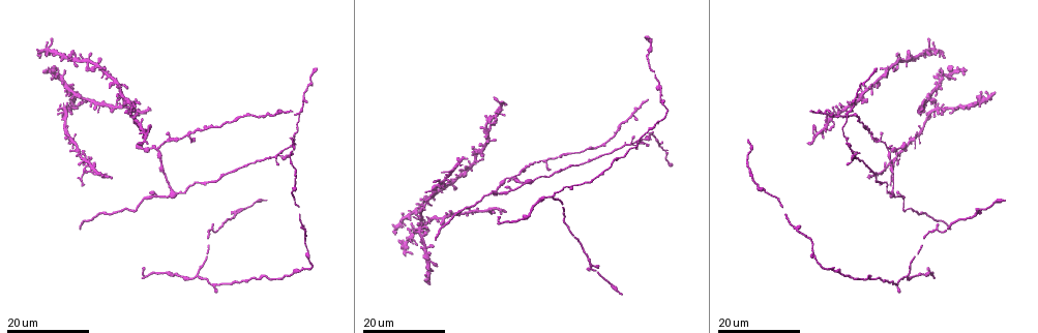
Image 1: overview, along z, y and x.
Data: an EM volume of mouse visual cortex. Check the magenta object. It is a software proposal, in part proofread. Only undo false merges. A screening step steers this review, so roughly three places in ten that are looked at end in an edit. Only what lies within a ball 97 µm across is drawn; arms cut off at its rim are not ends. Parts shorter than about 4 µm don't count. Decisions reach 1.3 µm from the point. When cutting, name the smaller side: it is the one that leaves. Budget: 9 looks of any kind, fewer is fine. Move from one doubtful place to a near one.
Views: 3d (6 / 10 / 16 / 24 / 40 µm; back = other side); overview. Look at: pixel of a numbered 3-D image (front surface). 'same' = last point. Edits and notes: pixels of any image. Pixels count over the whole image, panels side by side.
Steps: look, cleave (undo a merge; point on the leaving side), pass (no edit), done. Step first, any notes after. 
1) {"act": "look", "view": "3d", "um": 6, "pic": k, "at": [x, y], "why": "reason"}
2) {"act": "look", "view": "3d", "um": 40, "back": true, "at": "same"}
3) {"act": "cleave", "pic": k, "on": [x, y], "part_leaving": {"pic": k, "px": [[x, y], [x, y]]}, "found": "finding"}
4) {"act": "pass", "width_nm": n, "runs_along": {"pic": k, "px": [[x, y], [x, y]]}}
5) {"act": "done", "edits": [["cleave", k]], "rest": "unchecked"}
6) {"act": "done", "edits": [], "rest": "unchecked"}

{"act": "look", "view": "3d", "um": 24, "pic": 1, "at": [509, 190], "why": "side arm on a straight run"}

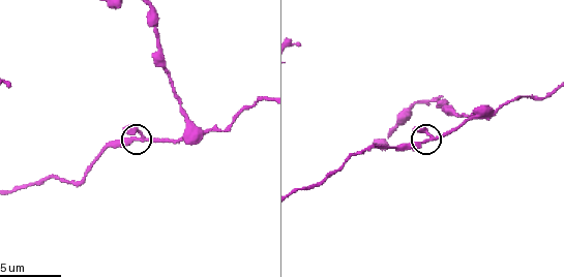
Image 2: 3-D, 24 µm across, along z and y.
{"act": "look", "view": "3d", "um": 10, "pic": 2, "at": [427, 142], "why": "zoom in"}

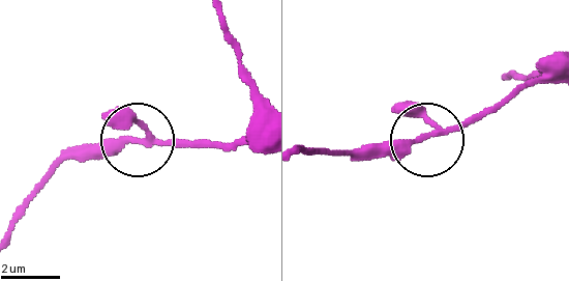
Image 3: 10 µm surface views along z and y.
{"act": "look", "view": "3d", "um": 10, "back": true, "pic": 3, "at": [132, 140], "why": "other side"}

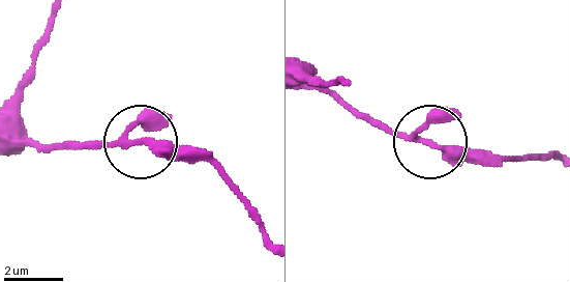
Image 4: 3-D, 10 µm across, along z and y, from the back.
{"act": "pass", "width_nm": 220, "runs_along": {"pic": 4, "px": [[53, 21], [21, 102], [28, 137], [211, 154]]}, "found": "all the same cell"}

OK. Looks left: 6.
{"act": "look", "view": "3d", "um": 24, "pic": 1, "at": [848, 112], "why": "three arms meet"}

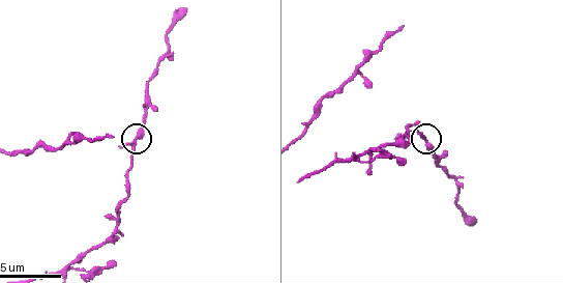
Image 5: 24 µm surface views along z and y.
{"act": "look", "view": "3d", "um": 6, "pic": 5, "at": [134, 145]}

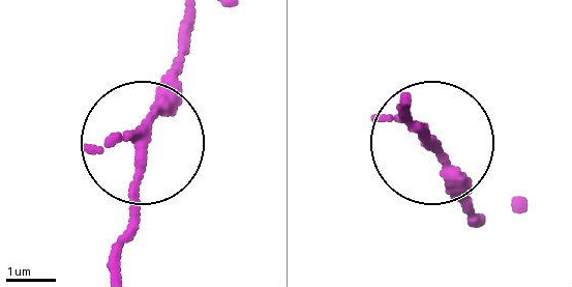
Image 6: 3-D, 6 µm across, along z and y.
{"act": "pass", "width_nm": 160, "runs_along": {"pic": 6, "px": [[116, 260], [141, 198], [157, 87], [186, 54]]}, "found": "one cell here"}

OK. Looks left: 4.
{"act": "look", "view": "3d", "um": 6, "pic": 5, "at": [67, 268], "why": "four-way junction"}

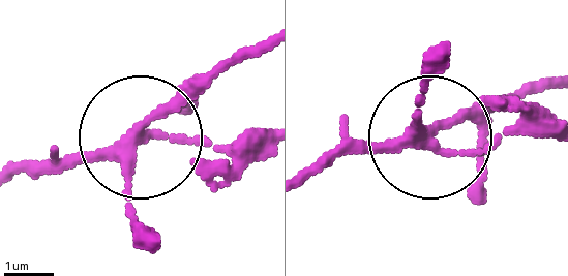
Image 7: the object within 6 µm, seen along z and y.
{"act": "look", "view": "3d", "um": 6, "back": true, "pic": 7, "at": [136, 138]}

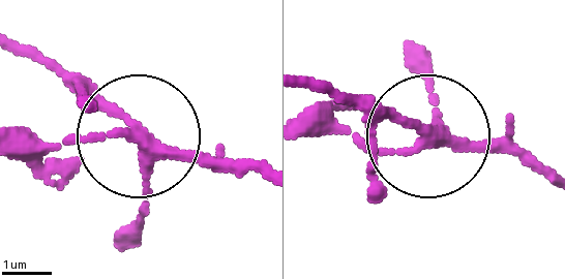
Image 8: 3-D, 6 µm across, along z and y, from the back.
{"act": "pass", "width_nm": 250, "runs_along": {"pic": 8, "px": [[556, 183], [433, 138], [383, 154], [308, 130]]}, "found": "one cell here"}

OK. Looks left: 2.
{"act": "look", "view": "3d", "um": 16, "pic": 1, "at": [87, 162], "why": "four or more arms meet"}

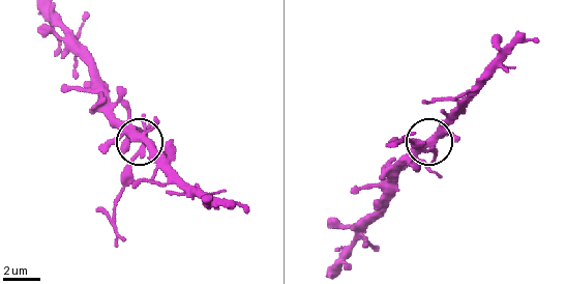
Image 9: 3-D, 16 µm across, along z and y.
{"act": "look", "view": "3d", "um": 10, "pic": 9, "at": [144, 140]}

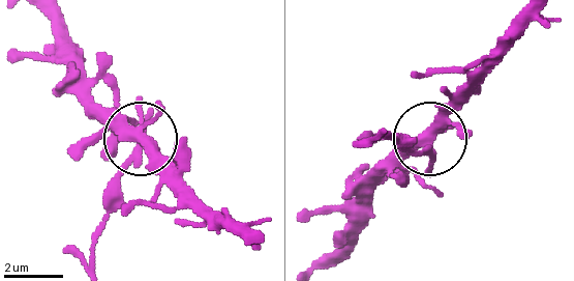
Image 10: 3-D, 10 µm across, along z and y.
{"act": "cleave", "pic": 10, "on": [115, 174], "part_leaving": {"pic": 10, "px": [[432, 147], [413, 150], [381, 133]]}, "found": "a second cell is stuck on"}

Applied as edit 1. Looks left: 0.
{"act": "done", "edits": [["cleave", 10]], "rest": "unchecked"}

